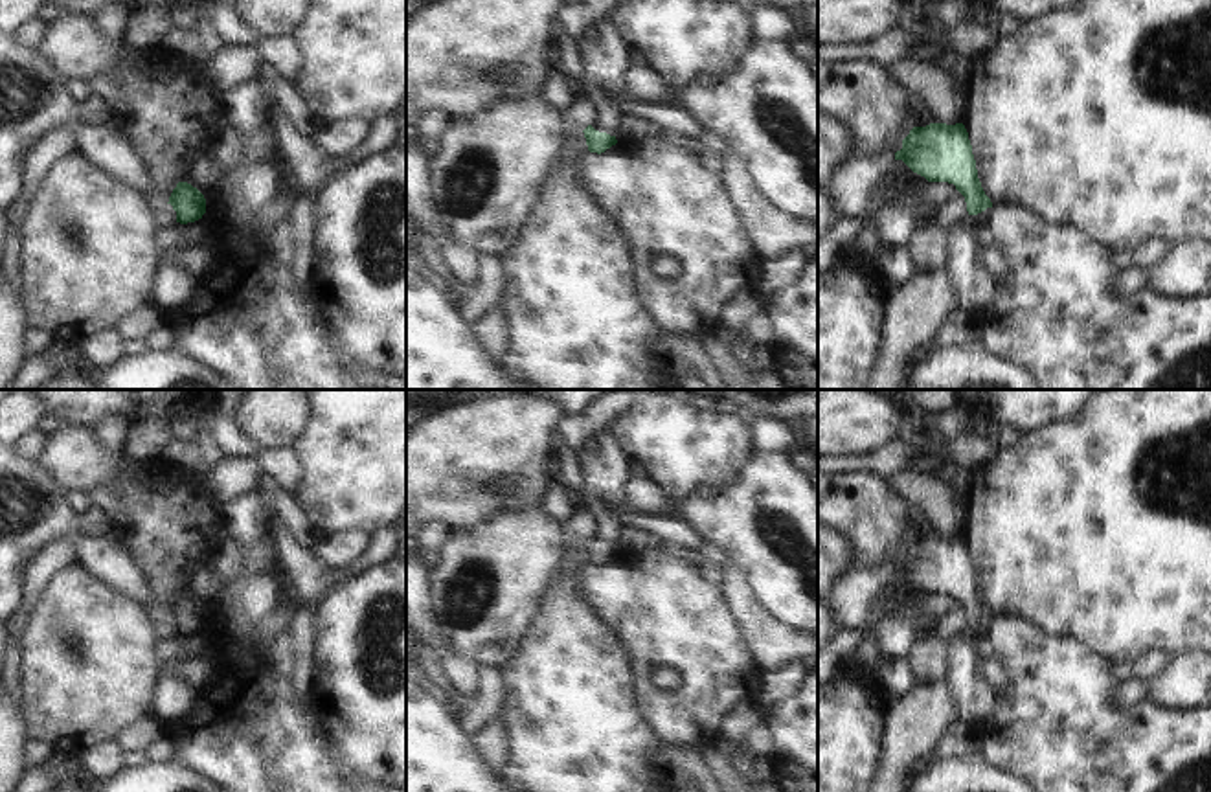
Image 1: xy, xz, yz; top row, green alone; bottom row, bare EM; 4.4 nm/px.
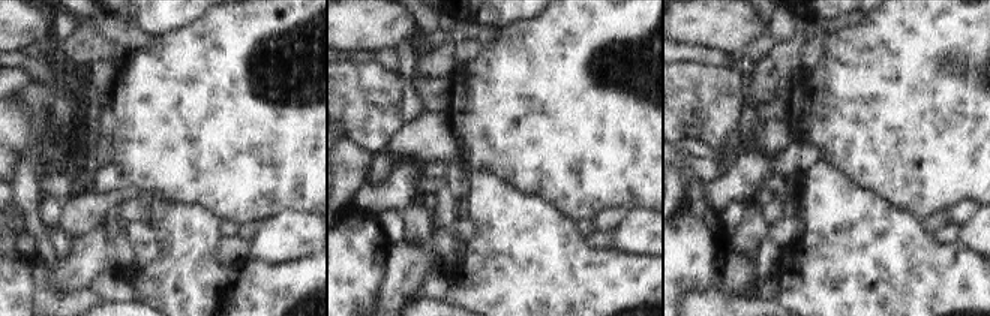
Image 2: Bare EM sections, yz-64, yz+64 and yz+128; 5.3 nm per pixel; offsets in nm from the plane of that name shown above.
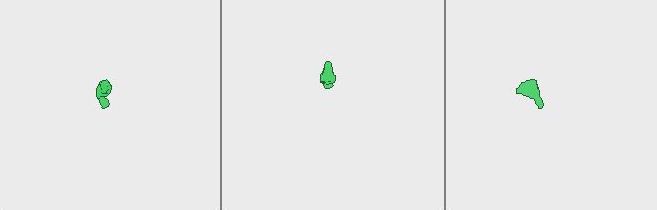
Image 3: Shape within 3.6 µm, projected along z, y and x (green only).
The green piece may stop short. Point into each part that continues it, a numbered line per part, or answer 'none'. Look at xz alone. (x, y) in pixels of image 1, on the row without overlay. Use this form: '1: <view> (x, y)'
none

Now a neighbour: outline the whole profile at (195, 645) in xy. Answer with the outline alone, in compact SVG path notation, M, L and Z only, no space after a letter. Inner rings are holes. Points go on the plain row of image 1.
M292 597L279 612L261 617L250 628L232 641L224 641L217 634L198 630L195 634L156 639L156 660L171 663L173 660L209 658L213 662L228 662L250 652L257 662L270 649L274 638L289 627L290 619L300 608L307 608L300 597Z

